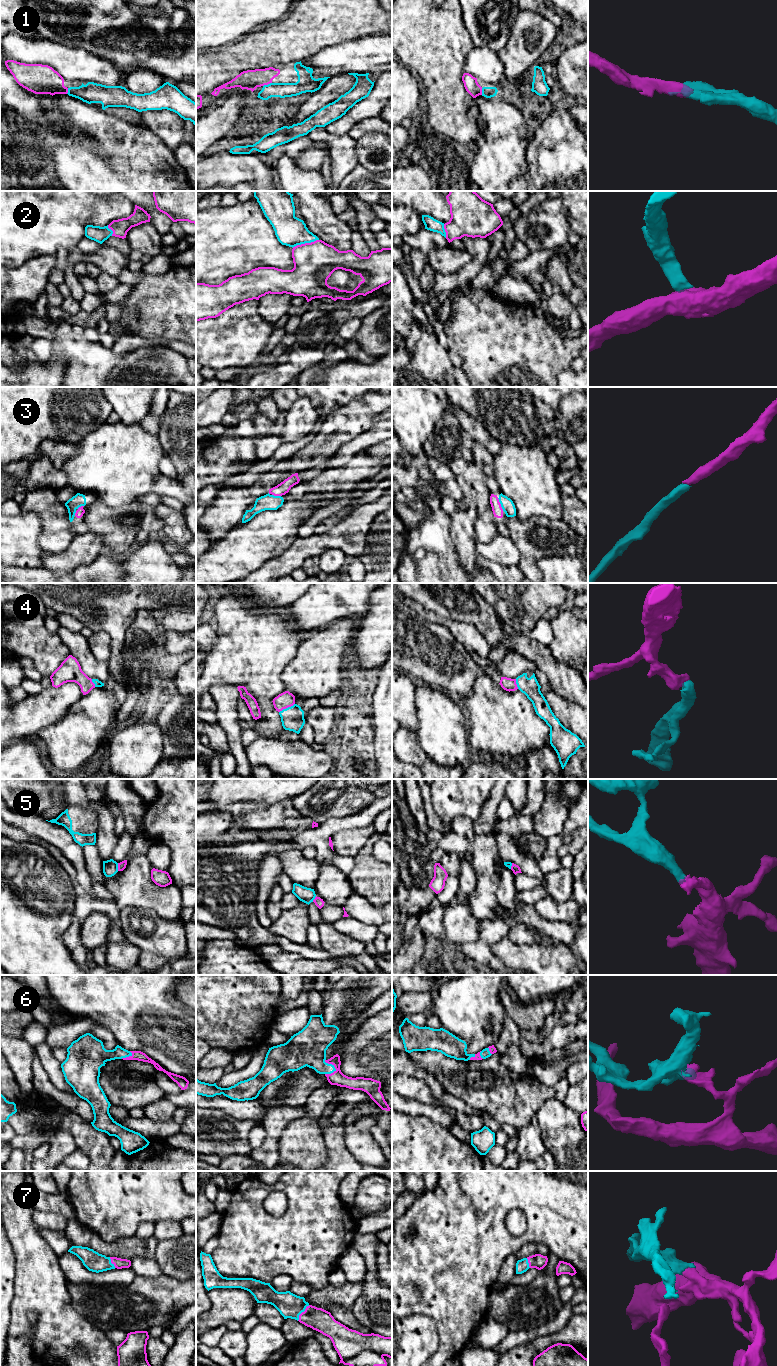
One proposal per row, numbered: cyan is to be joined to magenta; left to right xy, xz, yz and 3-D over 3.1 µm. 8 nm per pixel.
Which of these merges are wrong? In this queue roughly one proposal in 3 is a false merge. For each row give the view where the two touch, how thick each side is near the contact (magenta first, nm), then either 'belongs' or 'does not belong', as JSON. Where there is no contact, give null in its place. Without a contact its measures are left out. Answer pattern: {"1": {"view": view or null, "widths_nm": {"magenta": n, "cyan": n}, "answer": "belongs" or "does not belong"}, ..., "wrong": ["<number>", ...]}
{"1": {"view": "xz", "widths_nm": {"magenta": 160, "cyan": 120}, "answer": "belongs"}, "2": {"view": "xz", "widths_nm": {"magenta": 320, "cyan": 240}, "answer": "belongs"}, "3": {"view": "yz", "widths_nm": {"magenta": 80, "cyan": 100}, "answer": "belongs"}, "4": {"view": "xz", "widths_nm": {"magenta": 130, "cyan": 190}, "answer": "belongs"}, "5": {"view": "xy", "widths_nm": {"magenta": 60, "cyan": 130}, "answer": "does not belong"}, "6": {"view": "xz", "widths_nm": {"magenta": 110, "cyan": 300}, "answer": "belongs"}, "7": {"view": "xz", "widths_nm": {"magenta": 180, "cyan": 200}, "answer": "belongs"}, "wrong": ["5"]}

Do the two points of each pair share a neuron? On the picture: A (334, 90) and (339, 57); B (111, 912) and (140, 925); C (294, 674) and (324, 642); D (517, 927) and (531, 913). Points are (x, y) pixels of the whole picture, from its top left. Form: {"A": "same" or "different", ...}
{"A": "different", "B": "different", "C": "same", "D": "different"}

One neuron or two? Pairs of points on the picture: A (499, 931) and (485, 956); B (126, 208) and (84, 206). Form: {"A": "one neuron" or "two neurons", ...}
{"A": "one neuron", "B": "one neuron"}

